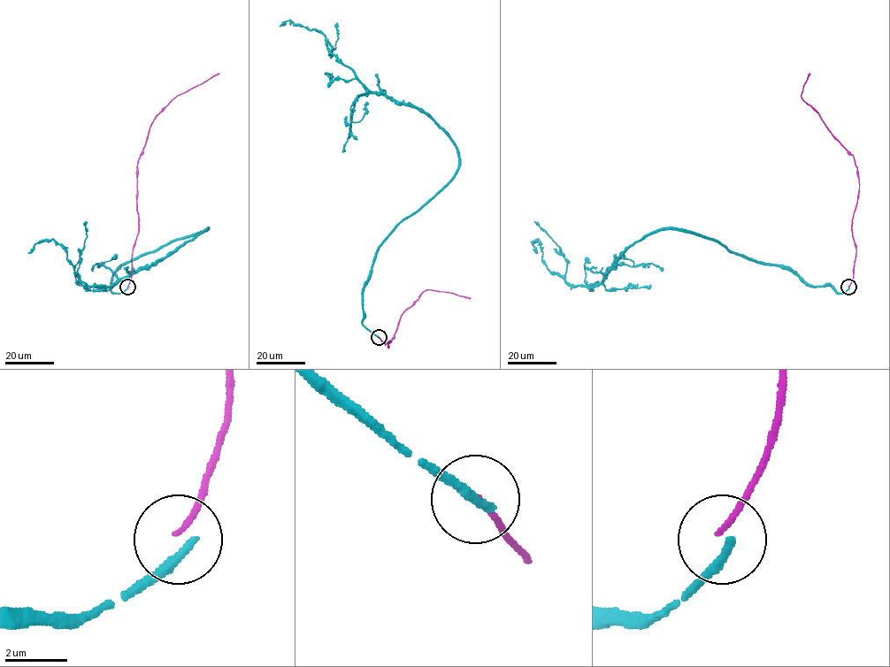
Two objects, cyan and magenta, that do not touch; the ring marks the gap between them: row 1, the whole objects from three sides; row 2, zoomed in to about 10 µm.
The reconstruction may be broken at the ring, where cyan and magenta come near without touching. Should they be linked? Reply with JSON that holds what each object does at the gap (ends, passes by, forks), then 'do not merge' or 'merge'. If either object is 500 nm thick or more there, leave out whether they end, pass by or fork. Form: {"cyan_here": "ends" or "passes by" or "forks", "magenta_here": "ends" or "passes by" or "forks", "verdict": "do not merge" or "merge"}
{"cyan_here": "ends", "magenta_here": "ends", "verdict": "do not merge"}

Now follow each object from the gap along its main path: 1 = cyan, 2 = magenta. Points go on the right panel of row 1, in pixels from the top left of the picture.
1: (848, 287), (809, 286), (678, 229), (635, 241), (591, 287), (553, 273), (536, 239), (537, 253)
2: (848, 287), (855, 247), (851, 219), (859, 176), (852, 155), (801, 97), (809, 73)

